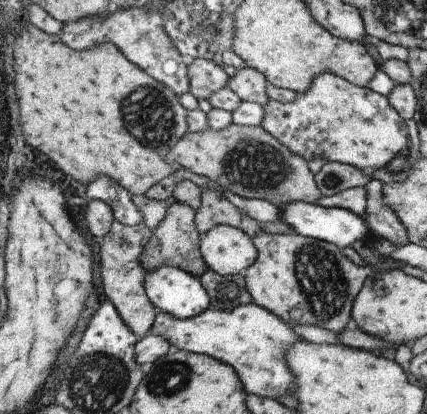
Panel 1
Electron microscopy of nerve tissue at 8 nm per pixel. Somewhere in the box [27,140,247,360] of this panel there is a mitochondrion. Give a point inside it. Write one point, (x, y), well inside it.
(57, 323)

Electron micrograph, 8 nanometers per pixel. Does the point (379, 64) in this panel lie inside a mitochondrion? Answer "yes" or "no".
no

